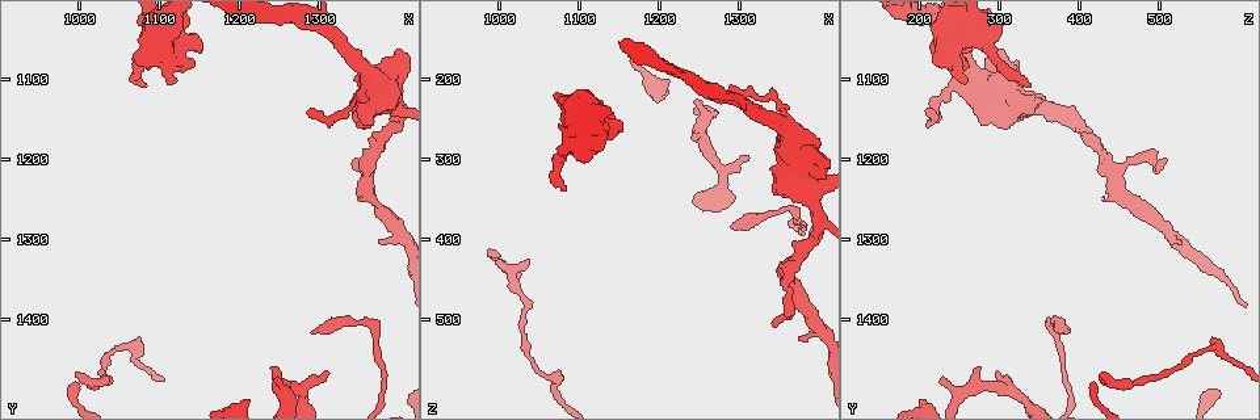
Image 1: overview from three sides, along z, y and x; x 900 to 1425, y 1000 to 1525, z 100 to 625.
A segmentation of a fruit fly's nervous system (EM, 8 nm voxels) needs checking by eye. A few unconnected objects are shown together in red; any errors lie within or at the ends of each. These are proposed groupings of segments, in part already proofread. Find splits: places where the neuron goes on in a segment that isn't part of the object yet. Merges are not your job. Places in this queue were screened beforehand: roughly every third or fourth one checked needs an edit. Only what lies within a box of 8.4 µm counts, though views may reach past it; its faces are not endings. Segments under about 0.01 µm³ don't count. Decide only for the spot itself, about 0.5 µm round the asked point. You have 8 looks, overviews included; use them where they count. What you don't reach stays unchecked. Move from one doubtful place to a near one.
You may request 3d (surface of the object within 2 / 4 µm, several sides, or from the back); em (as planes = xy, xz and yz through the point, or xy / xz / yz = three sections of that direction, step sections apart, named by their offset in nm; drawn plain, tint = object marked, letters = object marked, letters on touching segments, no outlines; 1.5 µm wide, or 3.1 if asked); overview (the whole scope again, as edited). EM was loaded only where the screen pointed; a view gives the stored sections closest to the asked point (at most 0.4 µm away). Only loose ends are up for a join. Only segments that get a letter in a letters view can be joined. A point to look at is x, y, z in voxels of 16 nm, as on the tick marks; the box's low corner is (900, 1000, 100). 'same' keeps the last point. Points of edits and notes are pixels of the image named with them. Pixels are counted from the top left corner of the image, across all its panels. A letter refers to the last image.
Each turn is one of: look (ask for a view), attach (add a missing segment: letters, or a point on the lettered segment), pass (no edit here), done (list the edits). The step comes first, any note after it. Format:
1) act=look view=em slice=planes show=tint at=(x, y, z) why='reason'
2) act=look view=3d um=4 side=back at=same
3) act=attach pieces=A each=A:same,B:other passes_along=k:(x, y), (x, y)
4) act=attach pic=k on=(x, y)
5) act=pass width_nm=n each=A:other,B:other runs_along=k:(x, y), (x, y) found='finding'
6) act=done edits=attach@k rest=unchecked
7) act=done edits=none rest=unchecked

act=look view=em slice=planes show=letters at=(995, 1465, 430)

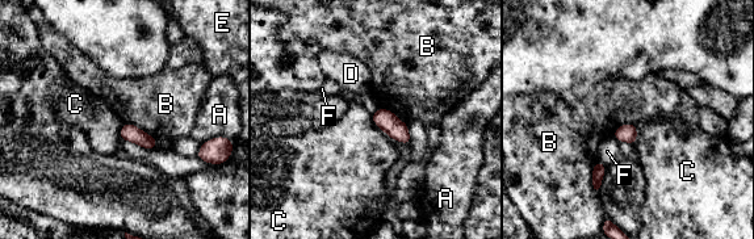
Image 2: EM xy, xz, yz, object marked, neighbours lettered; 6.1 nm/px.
act=pass each=A:other,B:other,C:other,D:other,E:other,F:other found='no lettered segment goes on from it'

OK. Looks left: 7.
act=look view=em slice=xy step=8 show=letters at=(1335, 1205, 510) why='branch stops here'

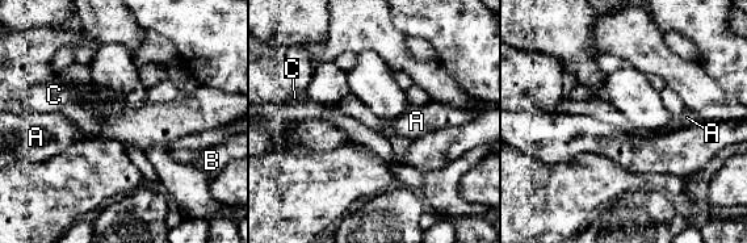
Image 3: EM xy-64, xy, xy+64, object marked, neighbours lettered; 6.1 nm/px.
act=look view=em slice=planes show=letters at=same why='cut it another way'

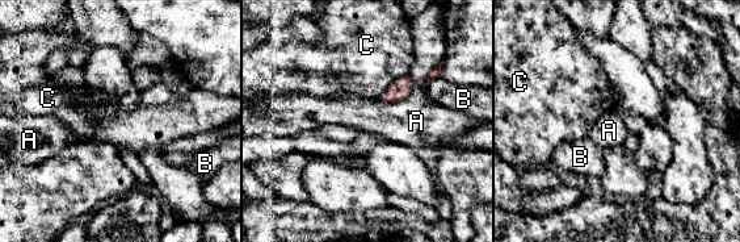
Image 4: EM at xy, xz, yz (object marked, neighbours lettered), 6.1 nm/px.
act=pass each=A:other,B:other,C:other border=4:(410, 74), (407, 96), (378, 99) found='none of them fits'

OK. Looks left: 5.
act=look view=3d um=4 at=(1395, 1065, 305) why='branch stops here'

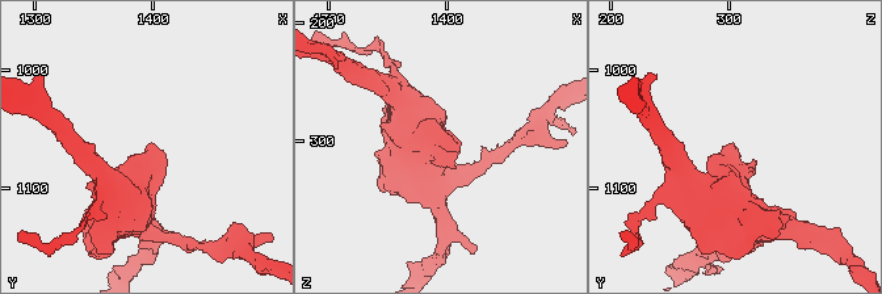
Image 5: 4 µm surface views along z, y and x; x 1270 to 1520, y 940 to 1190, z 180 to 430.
act=look view=em slice=planes show=letters at=(1392, 1066, 302)

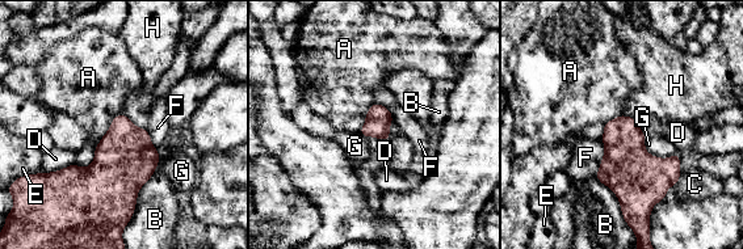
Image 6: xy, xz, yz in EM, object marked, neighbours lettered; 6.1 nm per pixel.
act=pass each=A:other,B:other,C:other,D:other,E:other,F:other,G:other,H:other border=6:(121, 113), (93, 160), (78, 167) found='no lettered segment goes on from it'

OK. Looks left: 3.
act=done edits=none rest=unchecked

